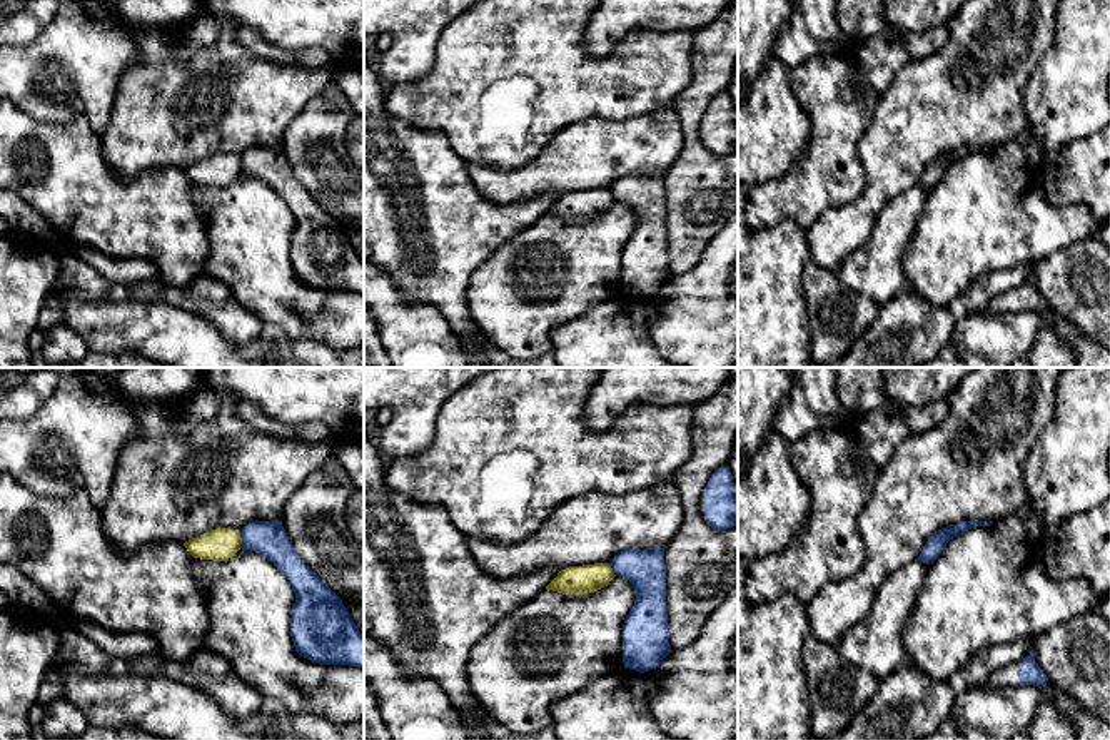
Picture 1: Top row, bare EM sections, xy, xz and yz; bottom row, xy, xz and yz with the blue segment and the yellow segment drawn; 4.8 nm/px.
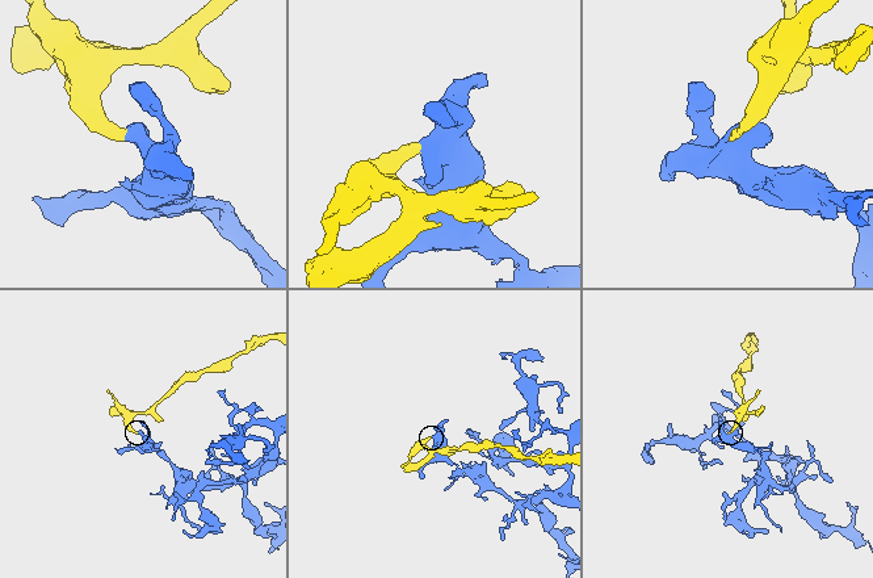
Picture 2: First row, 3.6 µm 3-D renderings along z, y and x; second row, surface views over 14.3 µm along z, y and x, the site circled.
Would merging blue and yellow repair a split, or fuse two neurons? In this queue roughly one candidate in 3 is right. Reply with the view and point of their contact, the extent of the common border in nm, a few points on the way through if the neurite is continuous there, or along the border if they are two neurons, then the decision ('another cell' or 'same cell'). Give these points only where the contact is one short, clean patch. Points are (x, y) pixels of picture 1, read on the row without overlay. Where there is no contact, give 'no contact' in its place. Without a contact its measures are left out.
xy (242, 166) | 80 nm | along xy (239, 157), (241, 172) | another cell

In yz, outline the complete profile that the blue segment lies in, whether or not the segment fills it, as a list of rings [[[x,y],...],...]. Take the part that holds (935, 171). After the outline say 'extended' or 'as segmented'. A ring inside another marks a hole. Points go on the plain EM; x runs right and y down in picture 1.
[[[961,147],[956,150],[950,150],[946,154],[938,155],[923,172],[923,177],[920,180],[920,187],[930,190],[933,189],[941,177],[945,175],[946,169],[953,165],[958,160],[963,160],[965,157],[976,154],[976,152],[990,152],[993,147]]] | as segmented

